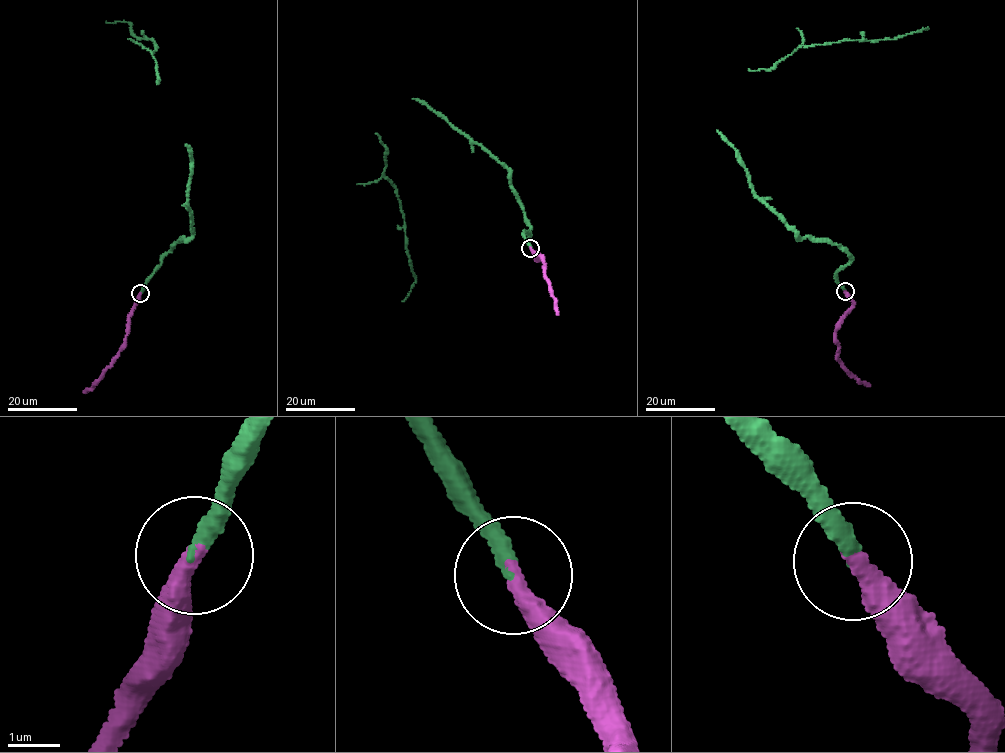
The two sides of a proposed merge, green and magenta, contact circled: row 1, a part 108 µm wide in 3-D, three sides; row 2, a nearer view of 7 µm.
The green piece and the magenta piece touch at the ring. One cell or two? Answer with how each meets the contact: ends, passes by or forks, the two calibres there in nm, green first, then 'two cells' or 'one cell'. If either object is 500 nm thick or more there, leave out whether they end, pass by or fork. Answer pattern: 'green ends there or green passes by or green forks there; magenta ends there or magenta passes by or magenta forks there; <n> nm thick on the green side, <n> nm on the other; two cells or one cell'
green ends there; magenta ends there; 280 nm thick on the green side, 400 nm on the other; one cell

